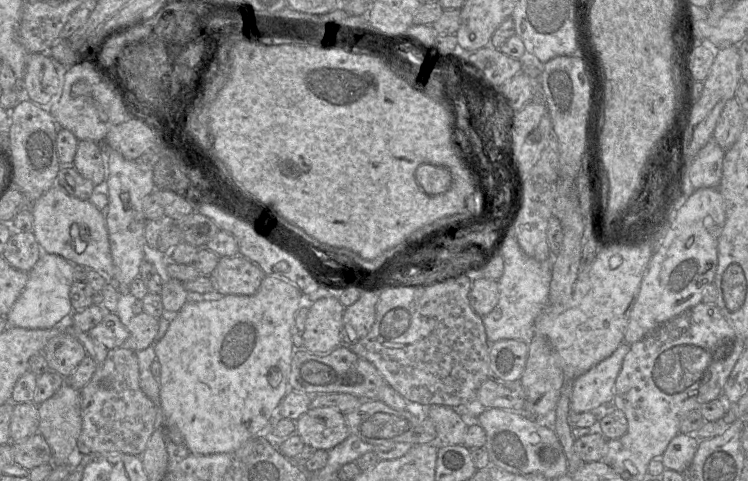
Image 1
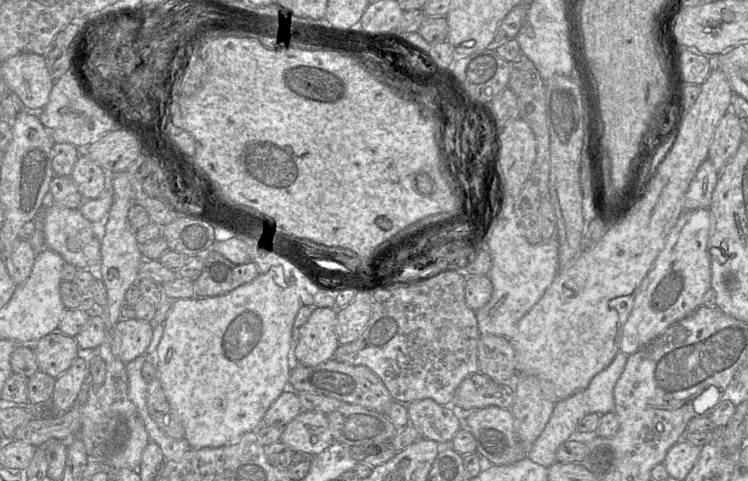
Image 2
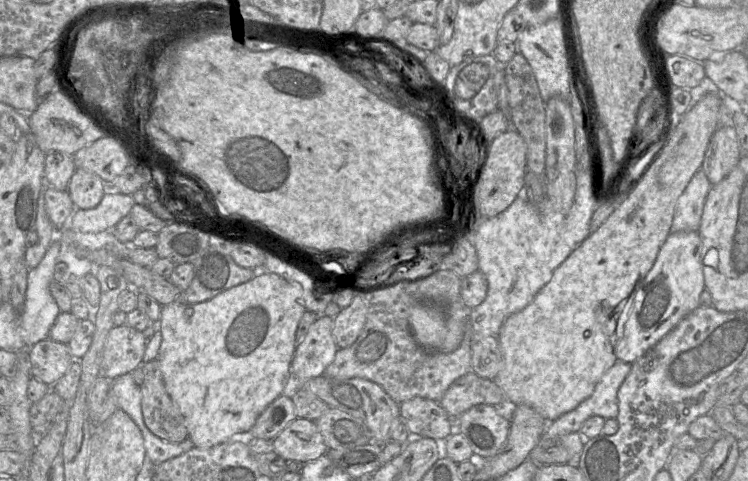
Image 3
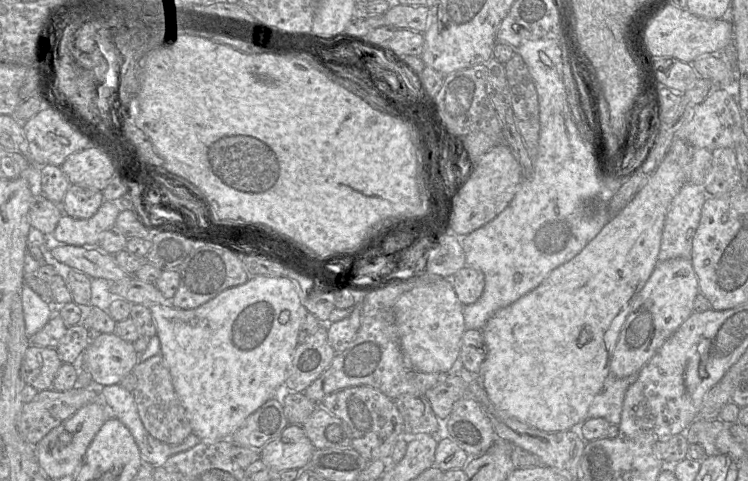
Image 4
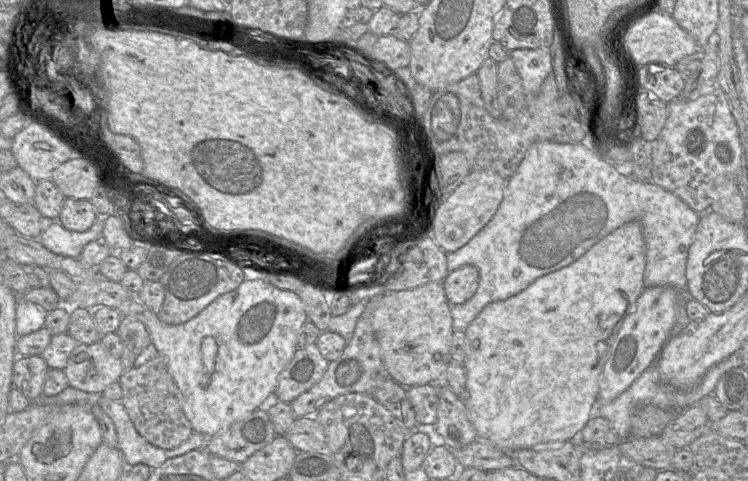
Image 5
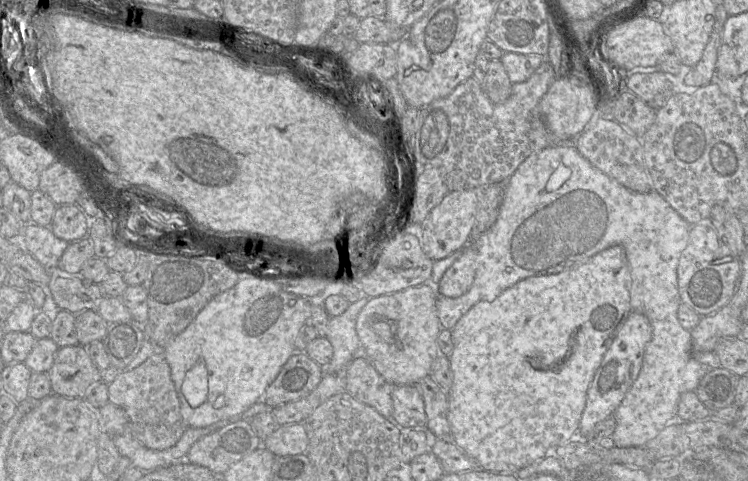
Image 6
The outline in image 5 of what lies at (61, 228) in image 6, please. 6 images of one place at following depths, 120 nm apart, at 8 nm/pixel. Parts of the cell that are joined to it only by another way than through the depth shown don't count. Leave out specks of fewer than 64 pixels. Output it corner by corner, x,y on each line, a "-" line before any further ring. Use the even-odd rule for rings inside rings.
66,198
58,221
70,231
84,232
97,219
97,211
90,200

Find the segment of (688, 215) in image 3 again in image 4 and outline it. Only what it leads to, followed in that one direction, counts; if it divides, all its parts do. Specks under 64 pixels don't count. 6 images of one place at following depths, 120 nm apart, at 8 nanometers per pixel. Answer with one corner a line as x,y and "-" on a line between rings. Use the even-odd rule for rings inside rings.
685,183
672,200
666,215
658,261
691,259
692,242
706,201
704,185

